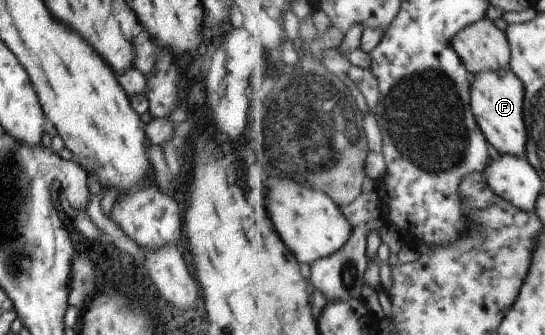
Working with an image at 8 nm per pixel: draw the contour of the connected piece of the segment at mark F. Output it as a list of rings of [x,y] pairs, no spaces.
[[[513,69],[483,71],[473,78],[472,106],[487,139],[502,155],[528,155],[529,127],[525,117],[526,84]]]

